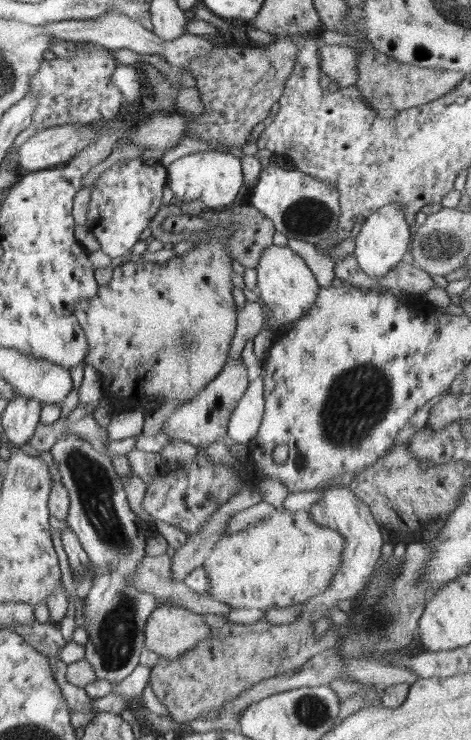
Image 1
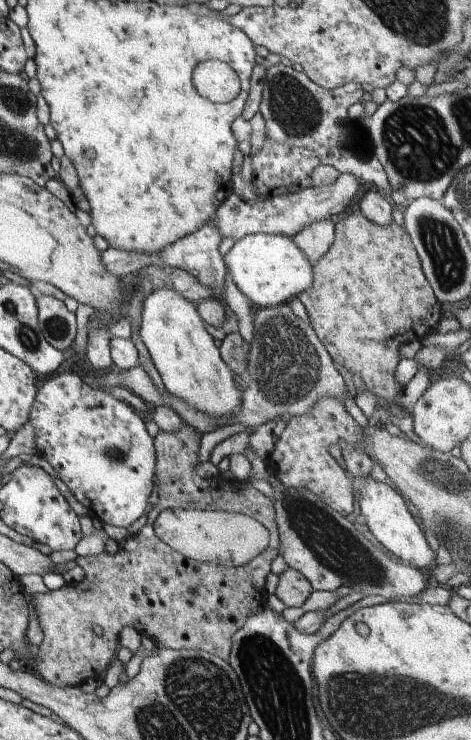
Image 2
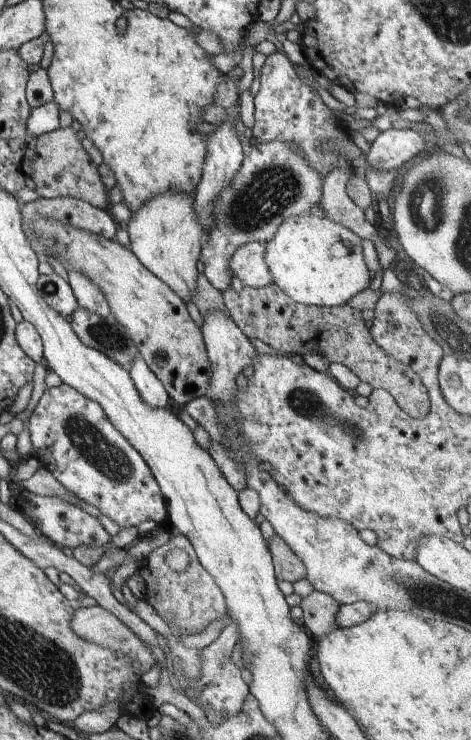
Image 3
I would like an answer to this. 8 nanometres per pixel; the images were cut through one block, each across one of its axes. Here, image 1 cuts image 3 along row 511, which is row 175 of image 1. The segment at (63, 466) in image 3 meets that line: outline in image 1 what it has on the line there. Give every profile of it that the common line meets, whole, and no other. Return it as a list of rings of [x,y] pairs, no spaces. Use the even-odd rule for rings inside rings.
[[[134,157],[118,160],[100,174],[89,194],[85,224],[102,251],[115,258],[132,250],[159,212],[166,183],[167,171],[163,165],[146,166],[145,162]]]

